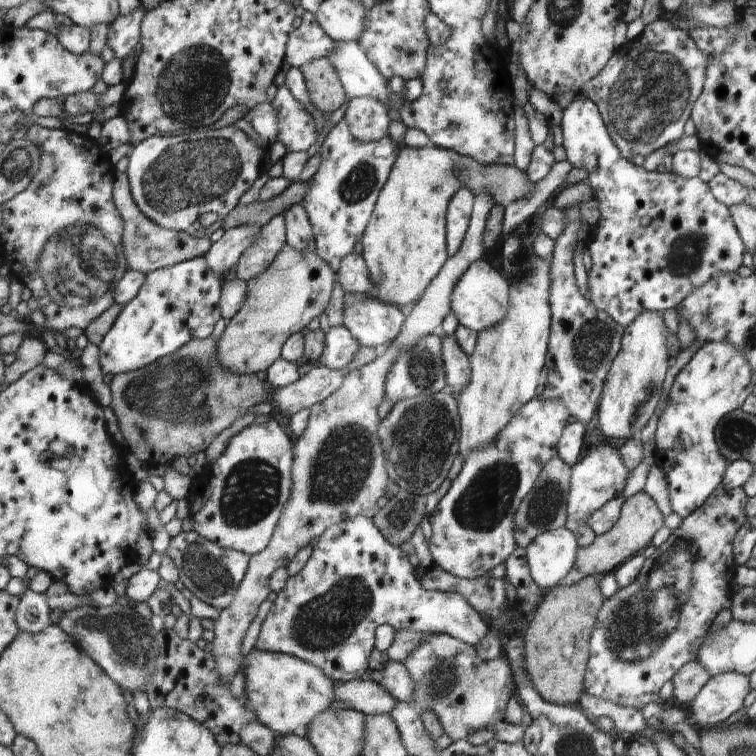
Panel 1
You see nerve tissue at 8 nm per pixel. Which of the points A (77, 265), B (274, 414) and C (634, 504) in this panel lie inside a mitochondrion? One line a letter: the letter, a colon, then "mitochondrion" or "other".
A: mitochondrion
B: other
C: other

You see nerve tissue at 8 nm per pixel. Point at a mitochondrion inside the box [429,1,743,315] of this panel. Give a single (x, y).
(652, 91)

